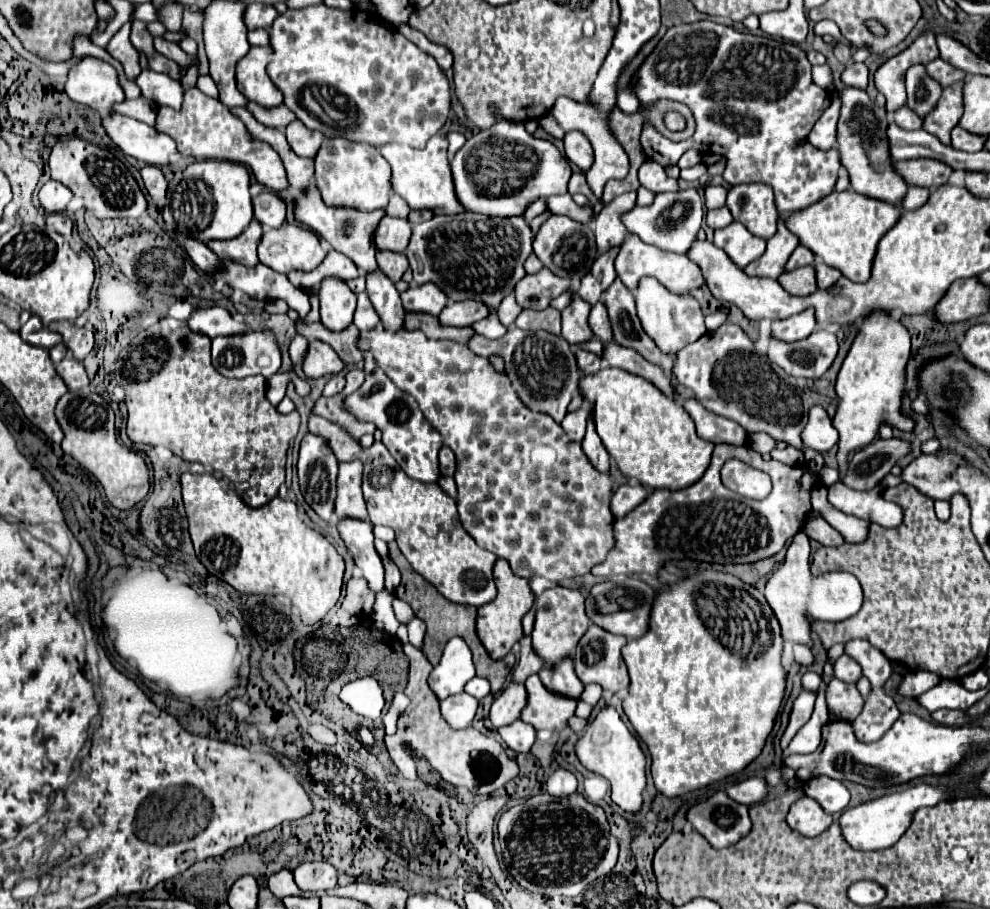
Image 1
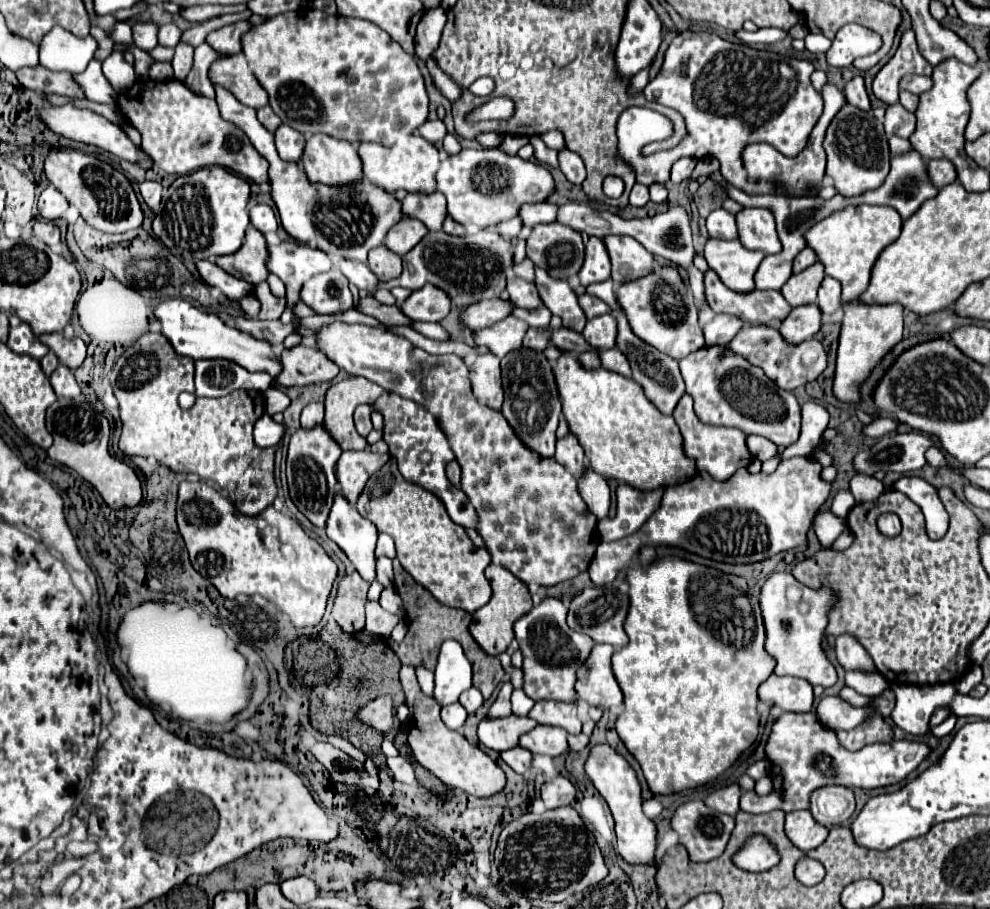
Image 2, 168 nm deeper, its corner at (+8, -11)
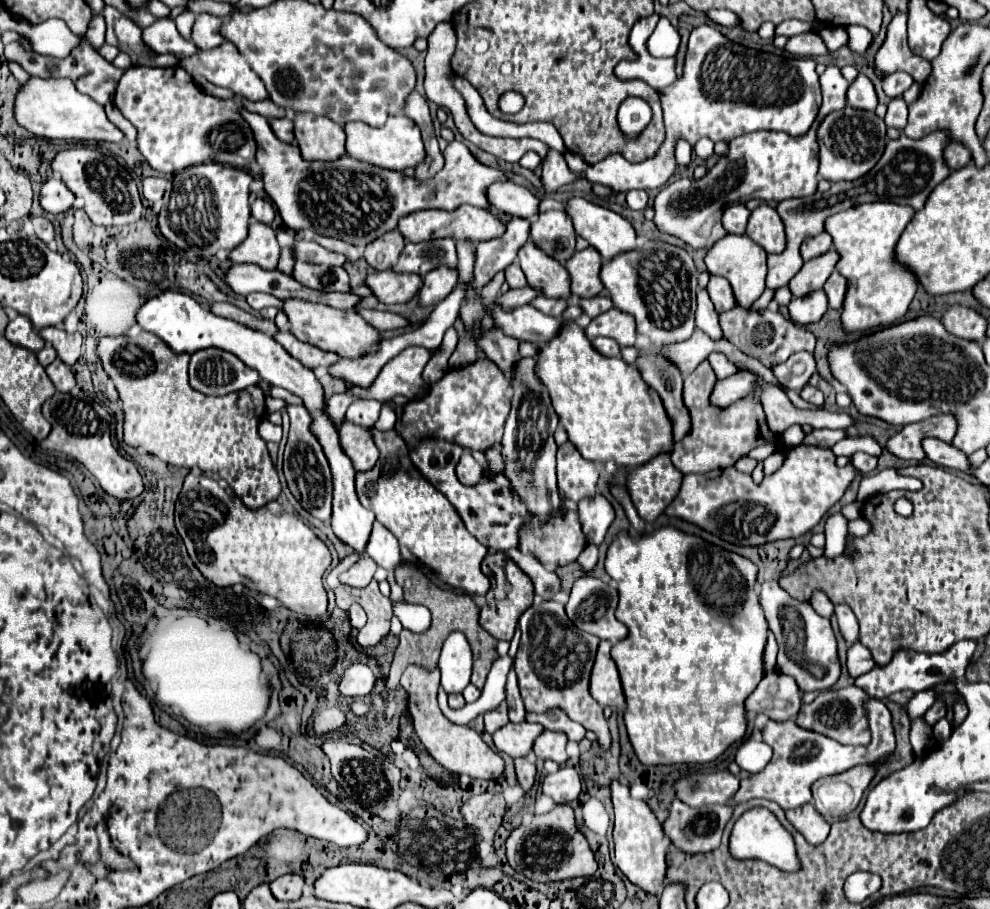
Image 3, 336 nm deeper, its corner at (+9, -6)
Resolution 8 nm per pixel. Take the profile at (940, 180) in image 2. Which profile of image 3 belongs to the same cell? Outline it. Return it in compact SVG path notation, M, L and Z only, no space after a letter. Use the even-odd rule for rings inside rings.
M960 142L948 144L946 150L944 150L944 158L946 158L946 164L950 166L950 170L958 170L958 168L962 168L962 166L972 162L970 150Z

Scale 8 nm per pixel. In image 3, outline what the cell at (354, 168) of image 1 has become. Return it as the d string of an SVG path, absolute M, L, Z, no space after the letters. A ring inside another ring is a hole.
M294 114L294 136L296 142L302 150L302 158L304 160L326 160L332 162L336 158L340 158L342 154L346 154L346 134L344 128L332 120L328 120L326 116L316 116L312 118L312 114Z

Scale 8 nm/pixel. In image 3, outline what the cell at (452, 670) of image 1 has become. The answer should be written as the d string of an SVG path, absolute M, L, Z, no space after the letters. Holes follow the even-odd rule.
M452 632L446 638L438 666L442 672L442 688L446 690L446 694L462 692L470 684L472 651L462 632Z

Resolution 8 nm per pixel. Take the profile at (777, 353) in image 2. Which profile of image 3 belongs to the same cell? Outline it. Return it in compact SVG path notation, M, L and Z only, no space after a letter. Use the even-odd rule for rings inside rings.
M732 308L728 312L720 314L720 326L724 332L724 338L732 342L738 350L742 350L746 356L758 358L764 366L774 366L784 360L788 360L794 352L800 350L814 350L816 338L812 332L804 330L802 326L794 324L792 320L784 318L778 310L744 310L744 308Z

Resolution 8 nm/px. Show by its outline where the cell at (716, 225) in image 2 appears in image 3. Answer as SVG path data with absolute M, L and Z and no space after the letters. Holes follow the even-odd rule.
M732 204L722 216L722 224L730 234L744 234L750 210L744 204Z

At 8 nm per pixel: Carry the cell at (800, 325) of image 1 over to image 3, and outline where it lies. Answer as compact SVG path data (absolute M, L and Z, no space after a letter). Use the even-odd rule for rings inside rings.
M816 290L808 296L794 298L788 306L792 320L798 324L810 324L810 322L820 320L826 308L828 308L828 300L826 300L824 290Z

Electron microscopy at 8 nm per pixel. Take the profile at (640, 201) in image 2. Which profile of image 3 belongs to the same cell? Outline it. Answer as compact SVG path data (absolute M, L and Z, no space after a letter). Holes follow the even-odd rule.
M630 190L626 194L626 200L628 200L628 206L632 210L644 210L646 202L648 202L648 194L644 190Z

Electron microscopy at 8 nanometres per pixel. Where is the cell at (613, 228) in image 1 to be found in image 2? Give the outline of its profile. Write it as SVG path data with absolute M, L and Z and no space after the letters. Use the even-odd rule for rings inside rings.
M589 237L585 249L585 263L579 271L581 285L587 287L595 281L605 281L609 279L609 273L611 273L611 261L605 243L599 237Z

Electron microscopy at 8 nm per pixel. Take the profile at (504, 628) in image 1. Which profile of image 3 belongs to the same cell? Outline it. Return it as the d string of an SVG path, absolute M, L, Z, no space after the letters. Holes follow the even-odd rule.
M488 552L482 564L484 564L482 572L490 578L492 586L486 594L486 604L480 610L480 626L488 630L496 640L512 640L520 614L532 606L534 598L532 580L504 552Z

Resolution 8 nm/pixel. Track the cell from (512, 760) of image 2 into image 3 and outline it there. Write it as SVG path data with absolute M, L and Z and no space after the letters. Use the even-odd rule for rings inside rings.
M516 758L514 764L516 764L518 784L522 786L524 792L530 792L530 788L534 786L534 780L536 780L536 766L528 758Z

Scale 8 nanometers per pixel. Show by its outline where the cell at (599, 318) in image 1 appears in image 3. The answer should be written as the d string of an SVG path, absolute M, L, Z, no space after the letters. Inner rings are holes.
M612 308L606 314L600 314L598 318L594 318L590 322L590 326L586 328L586 336L590 340L594 340L598 336L608 336L608 338L614 338L620 346L634 346L636 322L626 312Z

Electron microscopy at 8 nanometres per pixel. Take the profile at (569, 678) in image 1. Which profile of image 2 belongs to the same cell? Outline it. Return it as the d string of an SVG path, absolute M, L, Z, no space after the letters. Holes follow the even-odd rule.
M537 701L529 711L529 717L539 725L557 725L569 733L581 733L581 719L577 703L561 701Z

